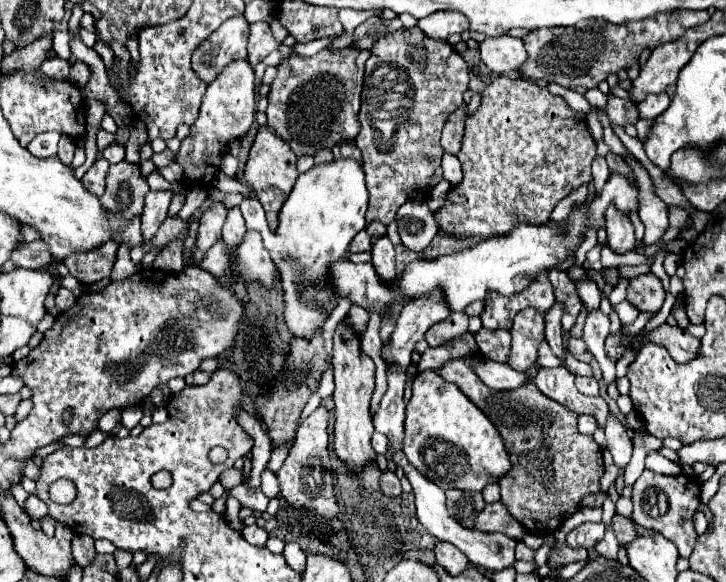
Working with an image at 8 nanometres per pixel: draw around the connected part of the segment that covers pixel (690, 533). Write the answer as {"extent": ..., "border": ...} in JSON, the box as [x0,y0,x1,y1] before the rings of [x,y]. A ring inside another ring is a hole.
{"extent":[631,470,699,558],"border":[[[643,470],[641,478],[633,484],[633,514],[631,520],[637,526],[661,532],[667,540],[671,540],[683,558],[691,556],[693,544],[697,540],[697,532],[693,528],[693,514],[699,510],[699,484],[689,476],[663,476],[651,470]]]}

